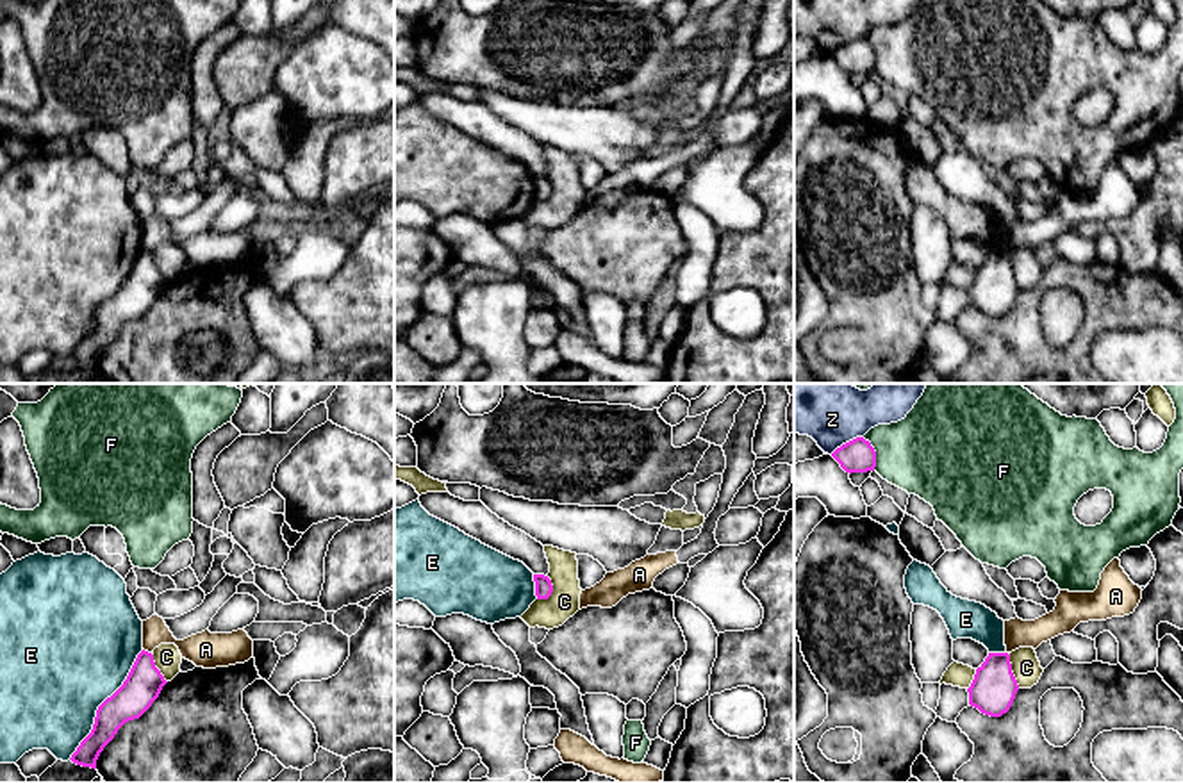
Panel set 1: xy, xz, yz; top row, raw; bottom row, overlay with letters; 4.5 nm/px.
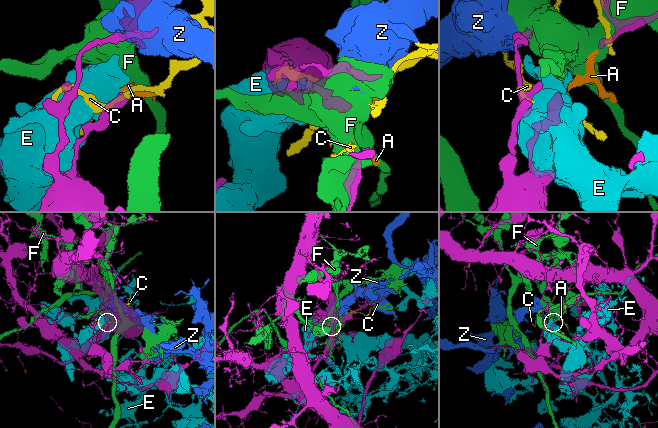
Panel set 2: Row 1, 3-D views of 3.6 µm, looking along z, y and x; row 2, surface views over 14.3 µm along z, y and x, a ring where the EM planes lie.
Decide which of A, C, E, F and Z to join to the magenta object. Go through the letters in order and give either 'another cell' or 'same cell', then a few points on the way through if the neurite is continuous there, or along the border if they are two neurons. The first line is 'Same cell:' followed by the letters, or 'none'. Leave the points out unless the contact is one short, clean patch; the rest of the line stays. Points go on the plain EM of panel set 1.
Same cell: none
A: another cell; border along xy (143, 248), (150, 254)
C: another cell
E: another cell
F: another cell
Z: another cell

